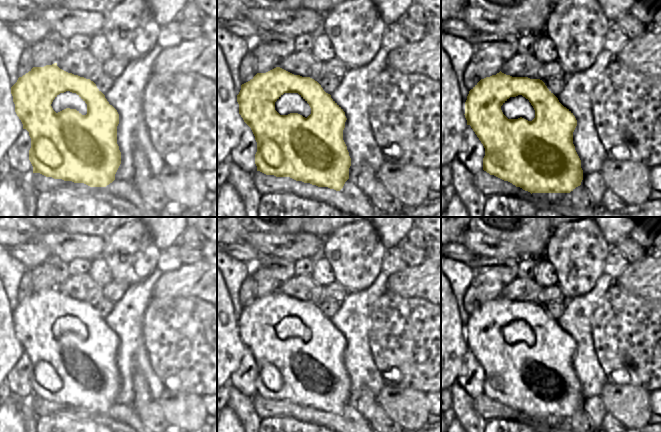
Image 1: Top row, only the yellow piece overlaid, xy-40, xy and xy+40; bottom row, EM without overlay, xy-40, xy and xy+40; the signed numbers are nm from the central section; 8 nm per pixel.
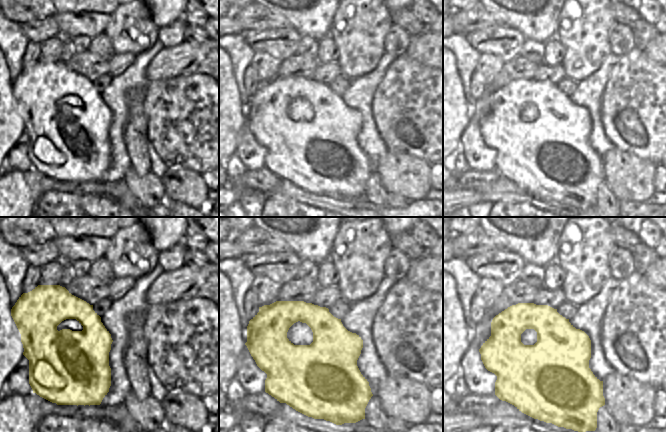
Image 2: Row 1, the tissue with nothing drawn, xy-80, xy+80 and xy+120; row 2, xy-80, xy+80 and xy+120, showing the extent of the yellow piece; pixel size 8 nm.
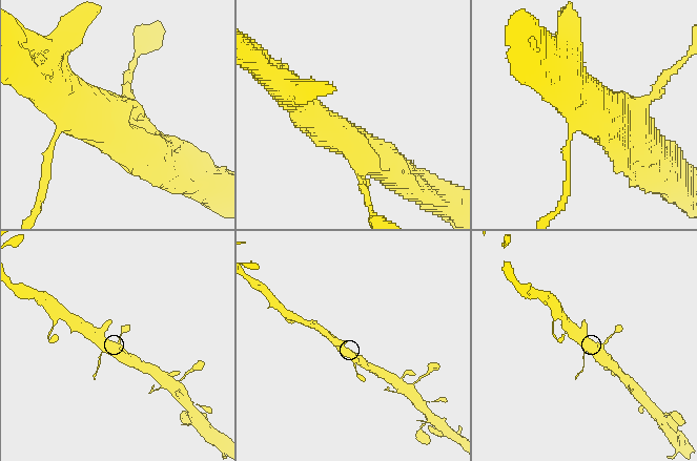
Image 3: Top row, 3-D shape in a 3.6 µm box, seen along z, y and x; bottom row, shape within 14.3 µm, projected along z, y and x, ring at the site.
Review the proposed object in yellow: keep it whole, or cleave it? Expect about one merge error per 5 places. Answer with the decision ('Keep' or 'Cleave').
Keep

